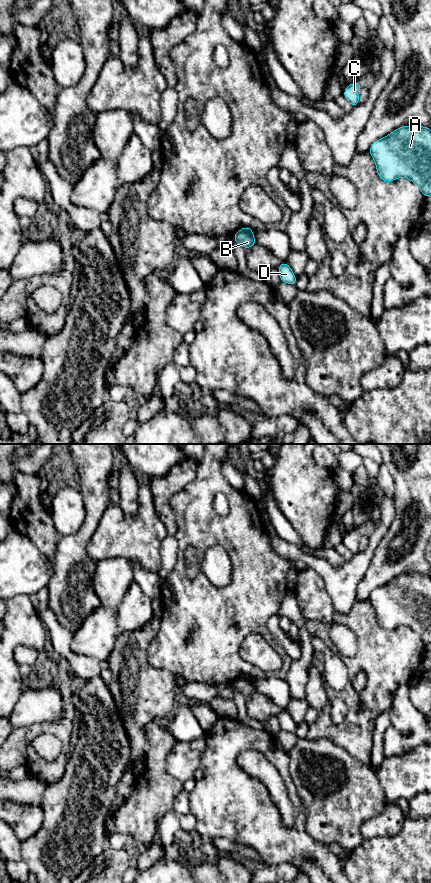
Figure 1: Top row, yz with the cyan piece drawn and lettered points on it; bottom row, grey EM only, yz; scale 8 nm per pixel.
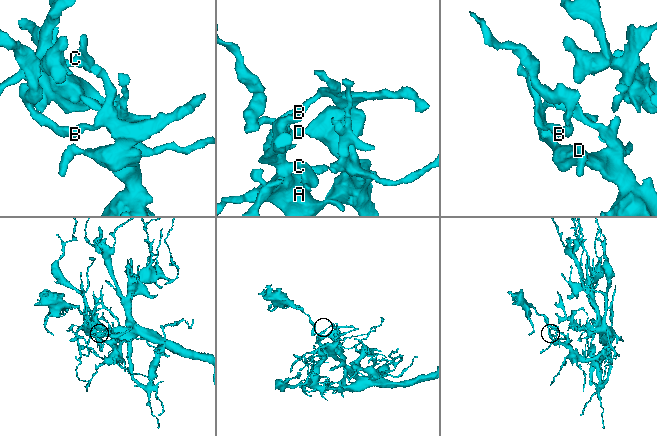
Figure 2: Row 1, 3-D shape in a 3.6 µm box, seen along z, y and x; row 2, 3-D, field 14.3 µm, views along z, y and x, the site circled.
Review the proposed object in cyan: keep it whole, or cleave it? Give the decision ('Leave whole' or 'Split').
Split

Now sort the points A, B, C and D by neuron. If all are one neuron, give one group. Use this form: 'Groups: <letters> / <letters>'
Groups: A C D / B

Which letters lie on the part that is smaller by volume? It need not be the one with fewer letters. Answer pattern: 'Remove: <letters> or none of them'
Remove: B

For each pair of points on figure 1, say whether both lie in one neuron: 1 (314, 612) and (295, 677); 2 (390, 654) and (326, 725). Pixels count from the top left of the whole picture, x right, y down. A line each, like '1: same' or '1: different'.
1: different
2: same

